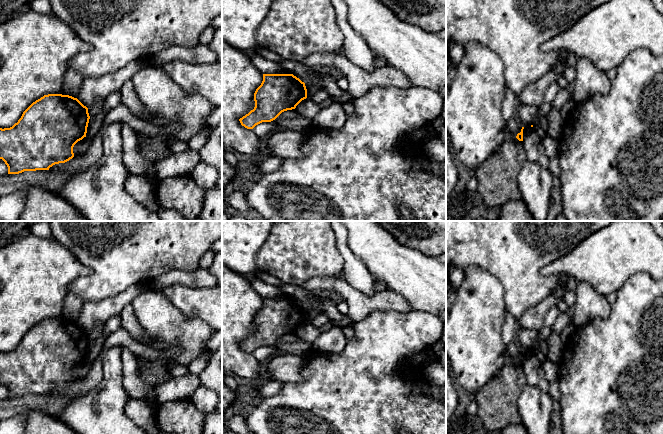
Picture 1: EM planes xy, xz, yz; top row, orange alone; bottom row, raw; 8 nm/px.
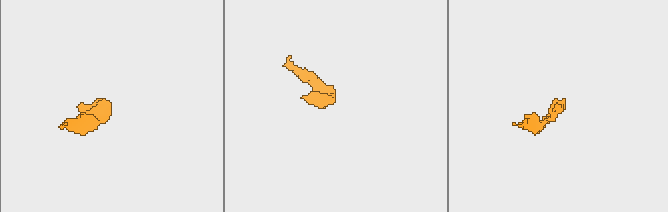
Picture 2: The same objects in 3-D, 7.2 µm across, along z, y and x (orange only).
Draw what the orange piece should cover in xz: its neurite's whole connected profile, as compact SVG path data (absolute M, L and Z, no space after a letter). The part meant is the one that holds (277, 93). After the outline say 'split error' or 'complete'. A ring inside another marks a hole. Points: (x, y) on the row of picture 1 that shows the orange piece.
M263 74L263 81L254 93L254 109L239 121L245 128L253 129L262 122L275 120L284 111L295 109L306 98L305 83L293 74Z; complete

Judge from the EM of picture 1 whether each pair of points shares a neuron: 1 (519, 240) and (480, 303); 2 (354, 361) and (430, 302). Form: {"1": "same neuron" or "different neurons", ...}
{"1": "different neurons", "2": "different neurons"}

